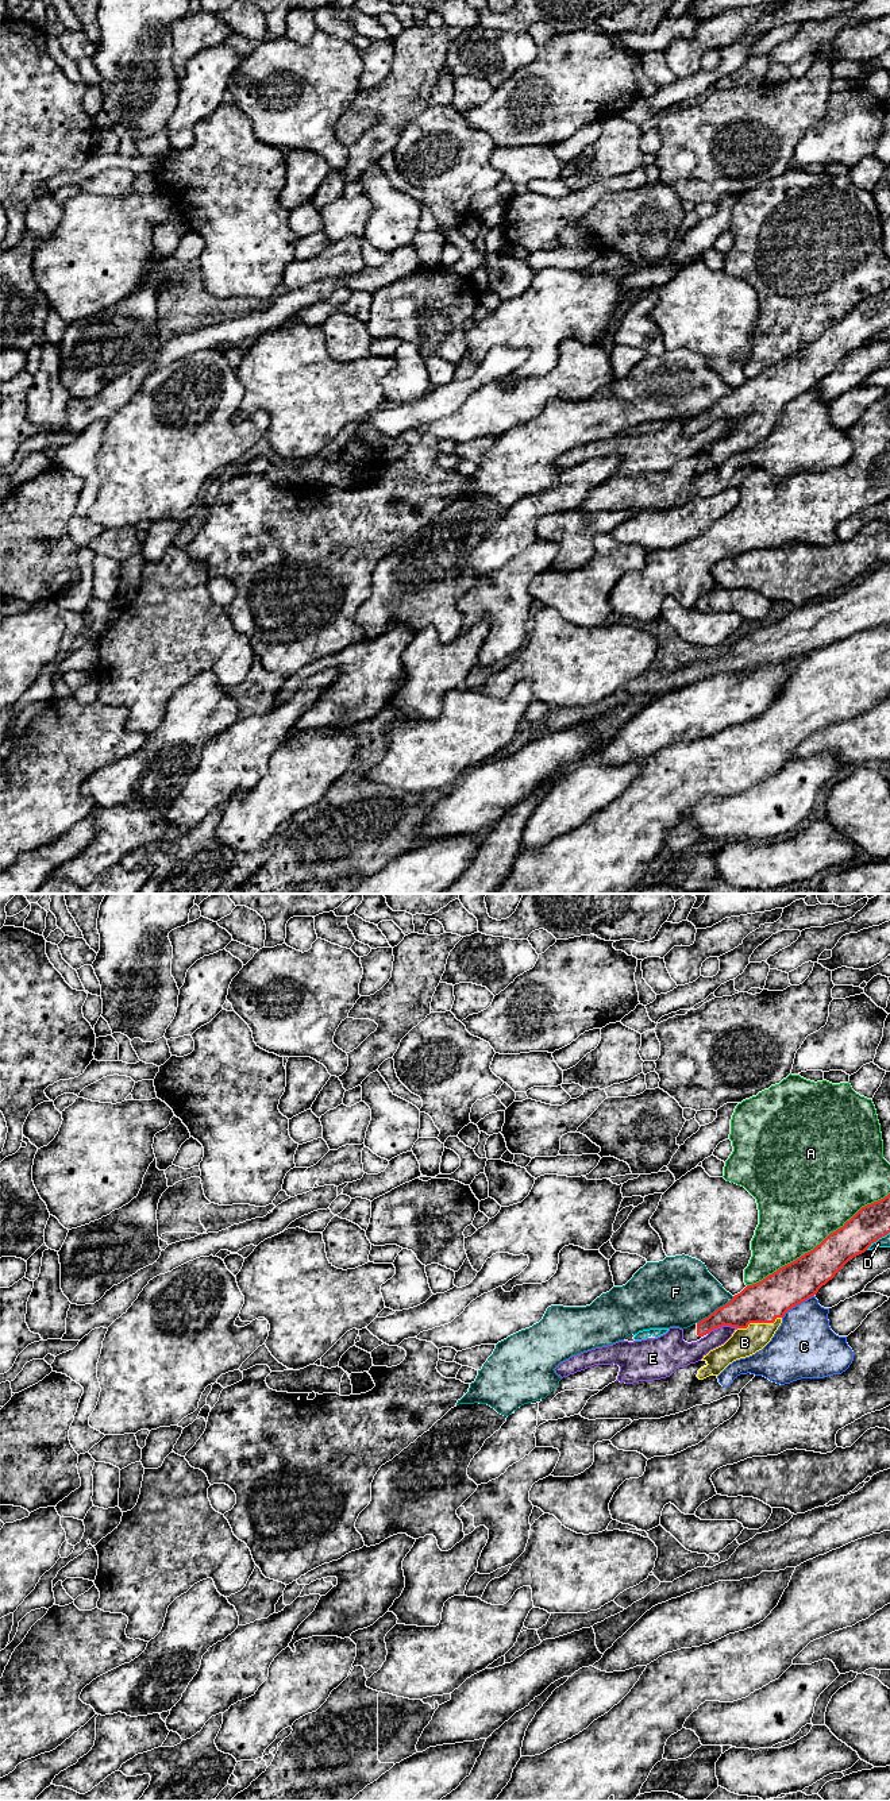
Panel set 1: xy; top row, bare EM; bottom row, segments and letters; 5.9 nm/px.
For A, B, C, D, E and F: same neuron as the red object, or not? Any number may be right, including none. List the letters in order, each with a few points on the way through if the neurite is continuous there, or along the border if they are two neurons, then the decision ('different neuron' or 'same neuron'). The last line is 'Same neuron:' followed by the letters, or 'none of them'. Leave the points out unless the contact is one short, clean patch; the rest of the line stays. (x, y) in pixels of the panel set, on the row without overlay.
A: different neuron
B: same neuron
C: different neuron
D: different neuron
E: different neuron
F: different neuron
Same neuron: B

